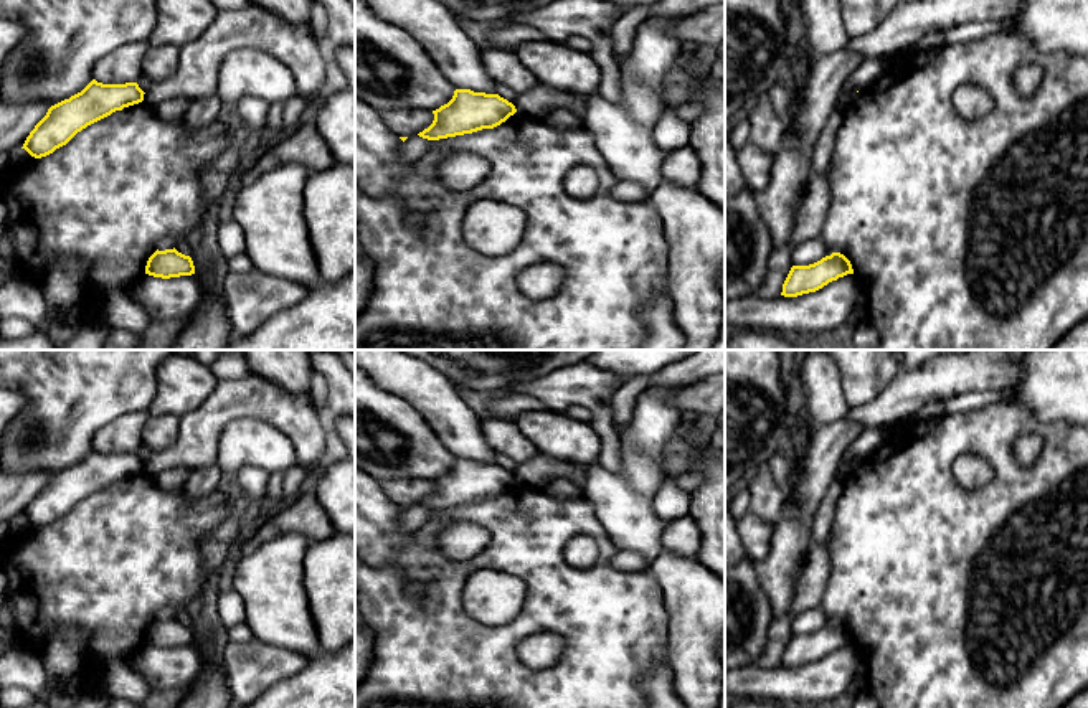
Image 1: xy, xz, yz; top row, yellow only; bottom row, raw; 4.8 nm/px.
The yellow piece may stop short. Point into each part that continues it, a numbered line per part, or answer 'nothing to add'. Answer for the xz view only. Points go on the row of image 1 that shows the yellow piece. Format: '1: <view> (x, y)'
nothing to add

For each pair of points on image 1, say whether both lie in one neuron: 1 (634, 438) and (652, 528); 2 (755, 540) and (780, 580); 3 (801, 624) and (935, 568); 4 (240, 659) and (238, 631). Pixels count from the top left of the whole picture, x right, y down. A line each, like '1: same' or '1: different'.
1: same
2: different
3: different
4: different

